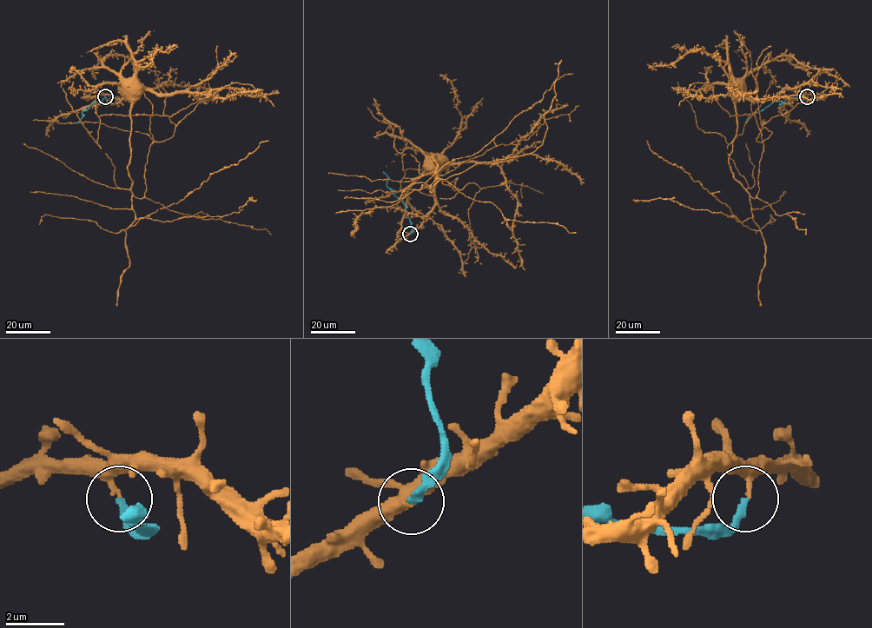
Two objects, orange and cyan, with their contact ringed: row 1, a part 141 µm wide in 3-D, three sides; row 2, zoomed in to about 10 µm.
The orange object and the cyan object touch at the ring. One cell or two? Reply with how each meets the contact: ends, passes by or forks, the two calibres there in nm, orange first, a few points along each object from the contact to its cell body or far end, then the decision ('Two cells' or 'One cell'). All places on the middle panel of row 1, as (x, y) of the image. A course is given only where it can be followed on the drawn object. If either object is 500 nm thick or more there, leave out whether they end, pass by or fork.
At the ring orange ends. At the ring cyan ends. Thickness 200 nm (orange) against 260 nm. Course of orange: (410, 234), (420, 224), (434, 203), (437, 173), (434, 167). Course of cyan: (410, 234), (411, 222), (406, 208), (386, 185), (388, 177), (382, 171). Two cells

